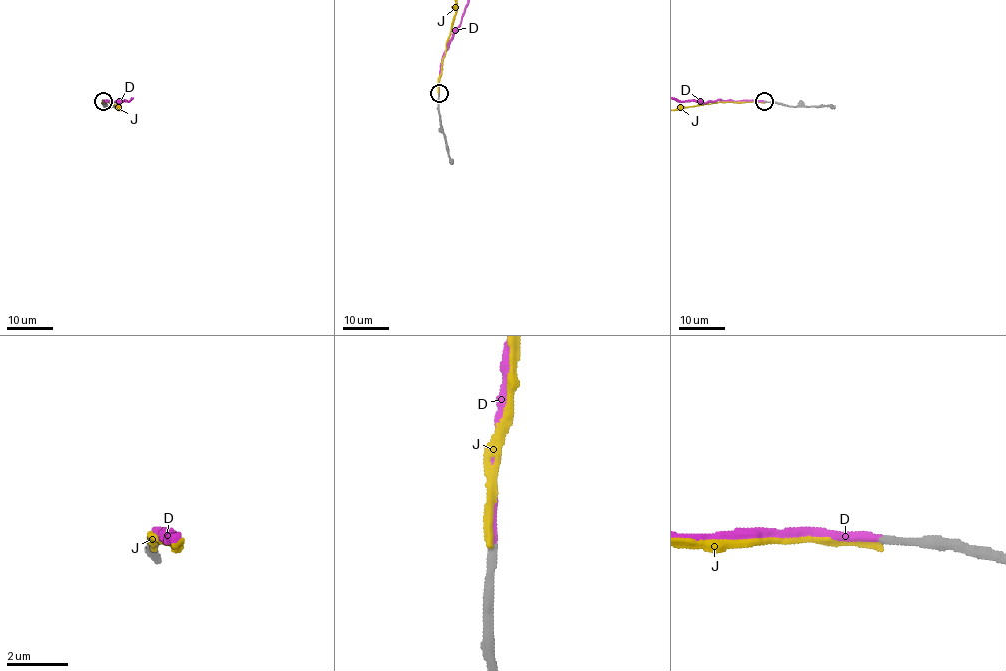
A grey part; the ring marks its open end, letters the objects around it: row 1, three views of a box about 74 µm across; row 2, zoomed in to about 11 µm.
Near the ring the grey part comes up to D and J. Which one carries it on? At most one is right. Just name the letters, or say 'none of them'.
D

